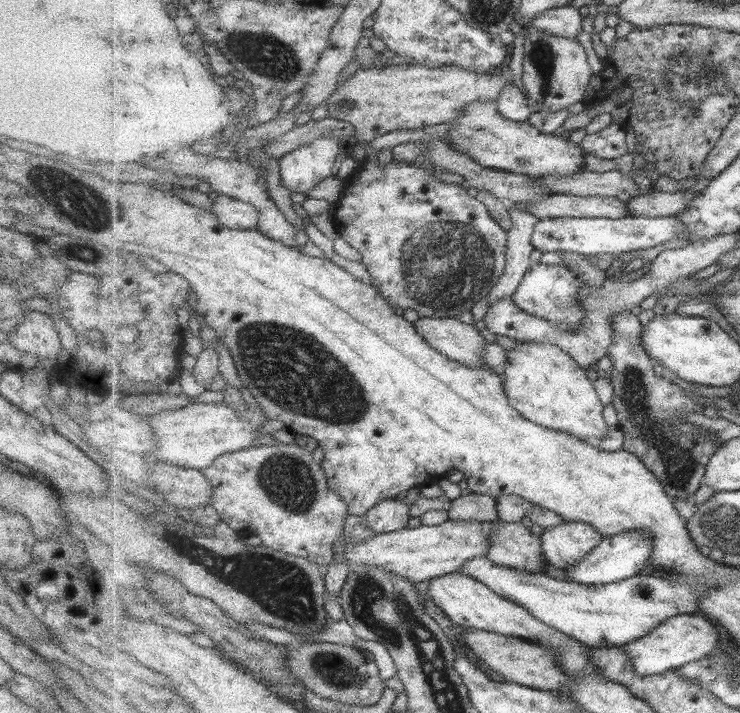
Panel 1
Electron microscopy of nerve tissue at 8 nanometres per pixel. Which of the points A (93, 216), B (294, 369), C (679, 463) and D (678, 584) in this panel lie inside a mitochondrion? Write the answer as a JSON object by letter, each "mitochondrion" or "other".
{"A":"mitochondrion","B":"mitochondrion","C":"mitochondrion","D":"other"}

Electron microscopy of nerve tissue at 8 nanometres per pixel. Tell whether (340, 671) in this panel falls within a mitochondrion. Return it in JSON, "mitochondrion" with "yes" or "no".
{"mitochondrion":"yes"}

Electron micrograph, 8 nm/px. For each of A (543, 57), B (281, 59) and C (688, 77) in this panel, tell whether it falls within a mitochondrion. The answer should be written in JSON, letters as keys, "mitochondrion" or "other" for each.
{"A":"mitochondrion","B":"mitochondrion","C":"mitochondrion"}

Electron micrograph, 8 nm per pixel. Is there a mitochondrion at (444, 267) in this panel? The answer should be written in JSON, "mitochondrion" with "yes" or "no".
{"mitochondrion":"yes"}

